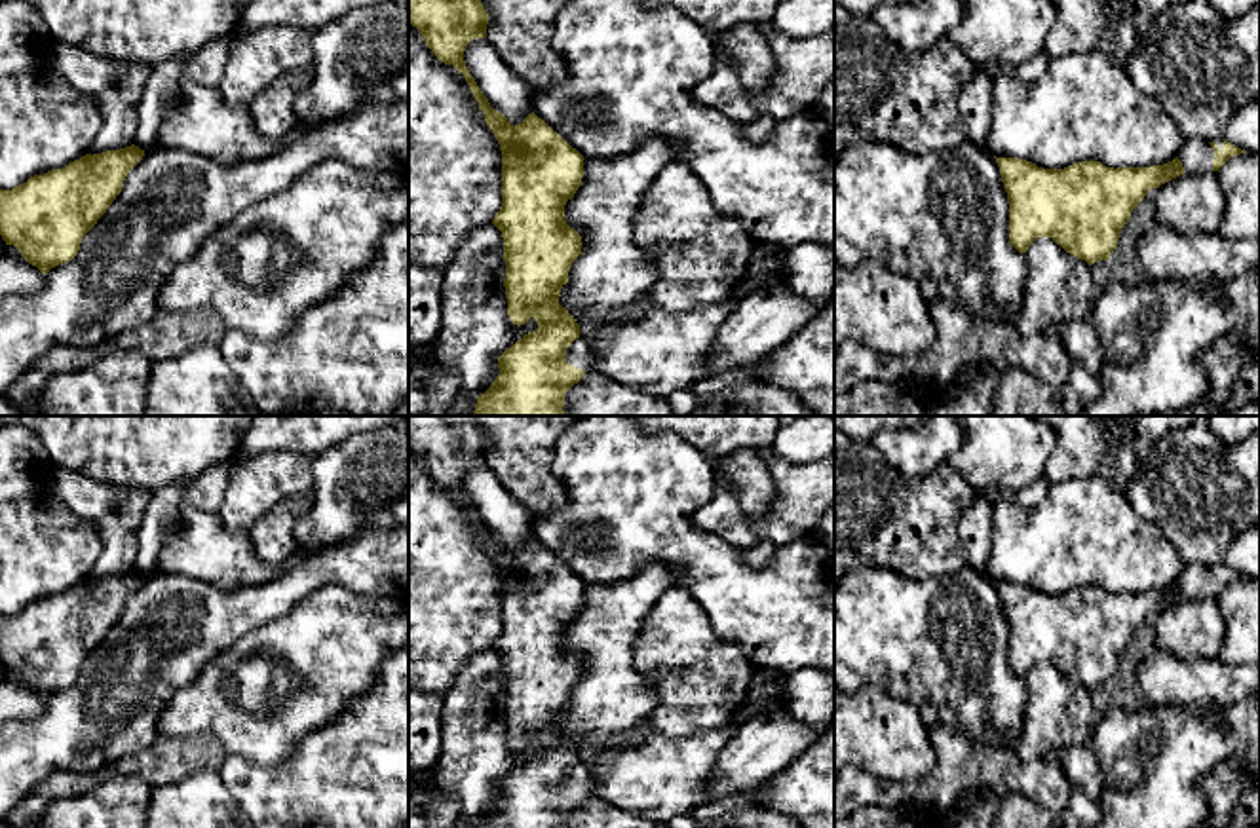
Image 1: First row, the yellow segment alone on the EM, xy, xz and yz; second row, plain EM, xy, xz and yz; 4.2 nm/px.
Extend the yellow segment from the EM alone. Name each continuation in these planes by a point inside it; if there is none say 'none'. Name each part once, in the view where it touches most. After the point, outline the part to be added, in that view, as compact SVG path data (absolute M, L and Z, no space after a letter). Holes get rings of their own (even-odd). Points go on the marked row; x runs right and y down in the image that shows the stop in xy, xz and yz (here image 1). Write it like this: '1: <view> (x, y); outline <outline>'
1: yz (1196, 154); outline M1186 139L1176 158L1182 161L1186 173L1205 173L1212 171L1214 150L1201 139Z

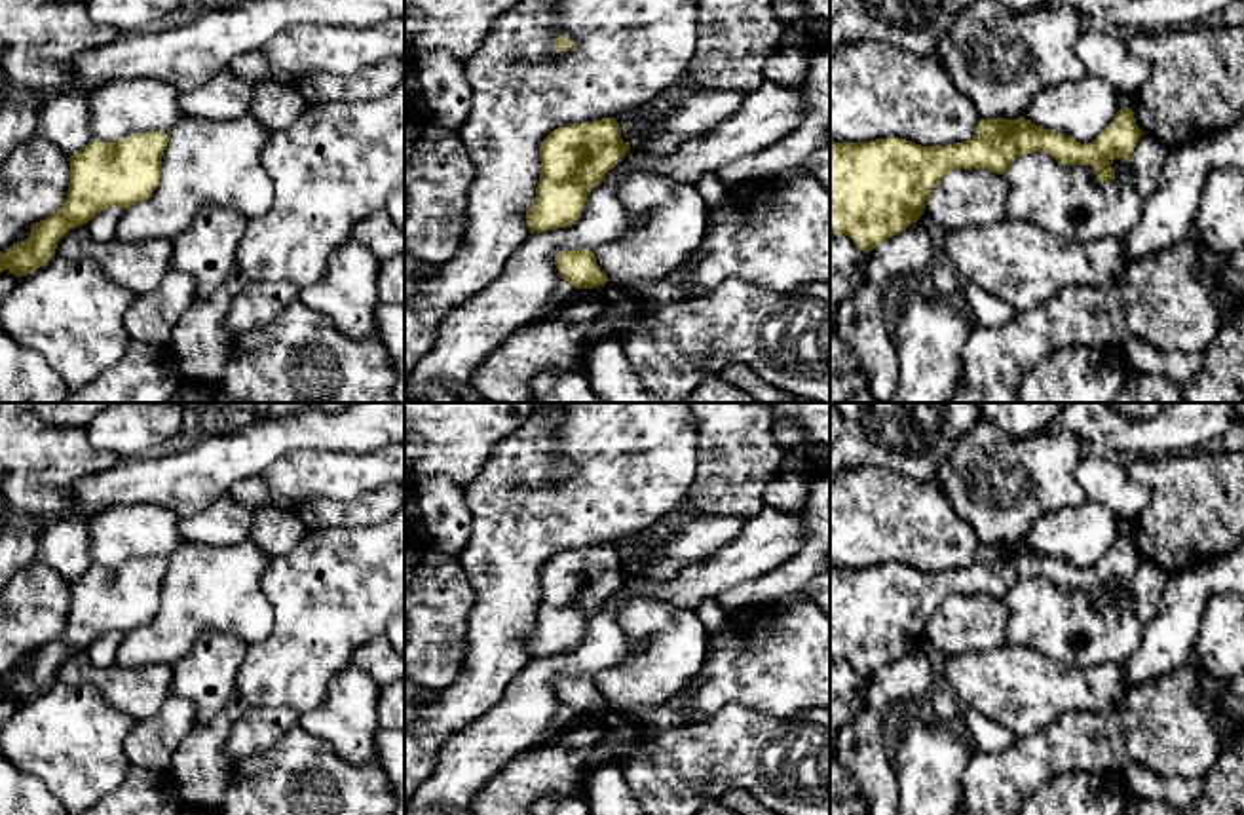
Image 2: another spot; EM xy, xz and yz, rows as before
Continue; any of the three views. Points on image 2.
none

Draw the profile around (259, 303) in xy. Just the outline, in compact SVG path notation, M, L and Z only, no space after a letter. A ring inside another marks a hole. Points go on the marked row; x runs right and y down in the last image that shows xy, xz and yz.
M249 281L230 306L226 331L239 336L268 325L298 298L298 293L300 289L289 281Z

